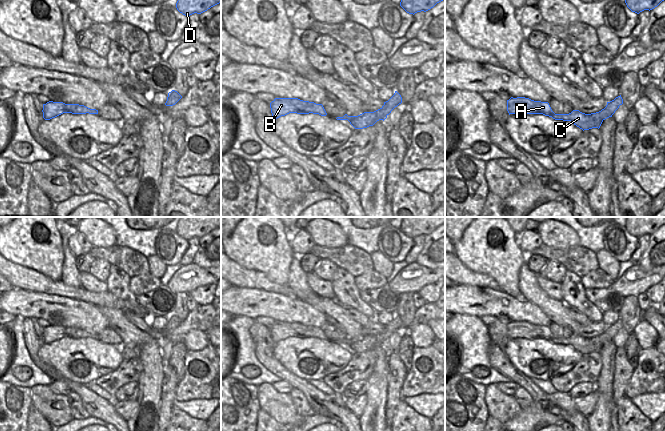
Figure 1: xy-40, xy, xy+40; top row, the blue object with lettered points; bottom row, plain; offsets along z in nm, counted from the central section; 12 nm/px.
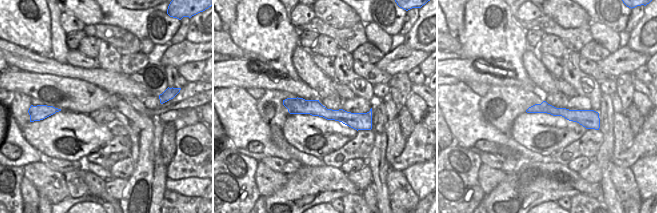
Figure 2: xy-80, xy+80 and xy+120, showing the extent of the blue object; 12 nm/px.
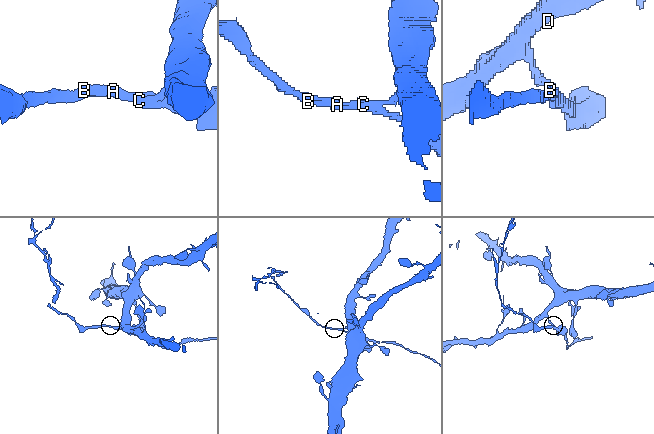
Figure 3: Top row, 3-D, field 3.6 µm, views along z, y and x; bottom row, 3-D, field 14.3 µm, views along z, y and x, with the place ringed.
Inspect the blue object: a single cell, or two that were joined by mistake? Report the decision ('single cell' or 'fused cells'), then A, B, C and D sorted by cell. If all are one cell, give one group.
fused cells; A B C / D

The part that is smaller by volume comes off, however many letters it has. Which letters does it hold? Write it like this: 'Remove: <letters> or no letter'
Remove: A, B, C.

